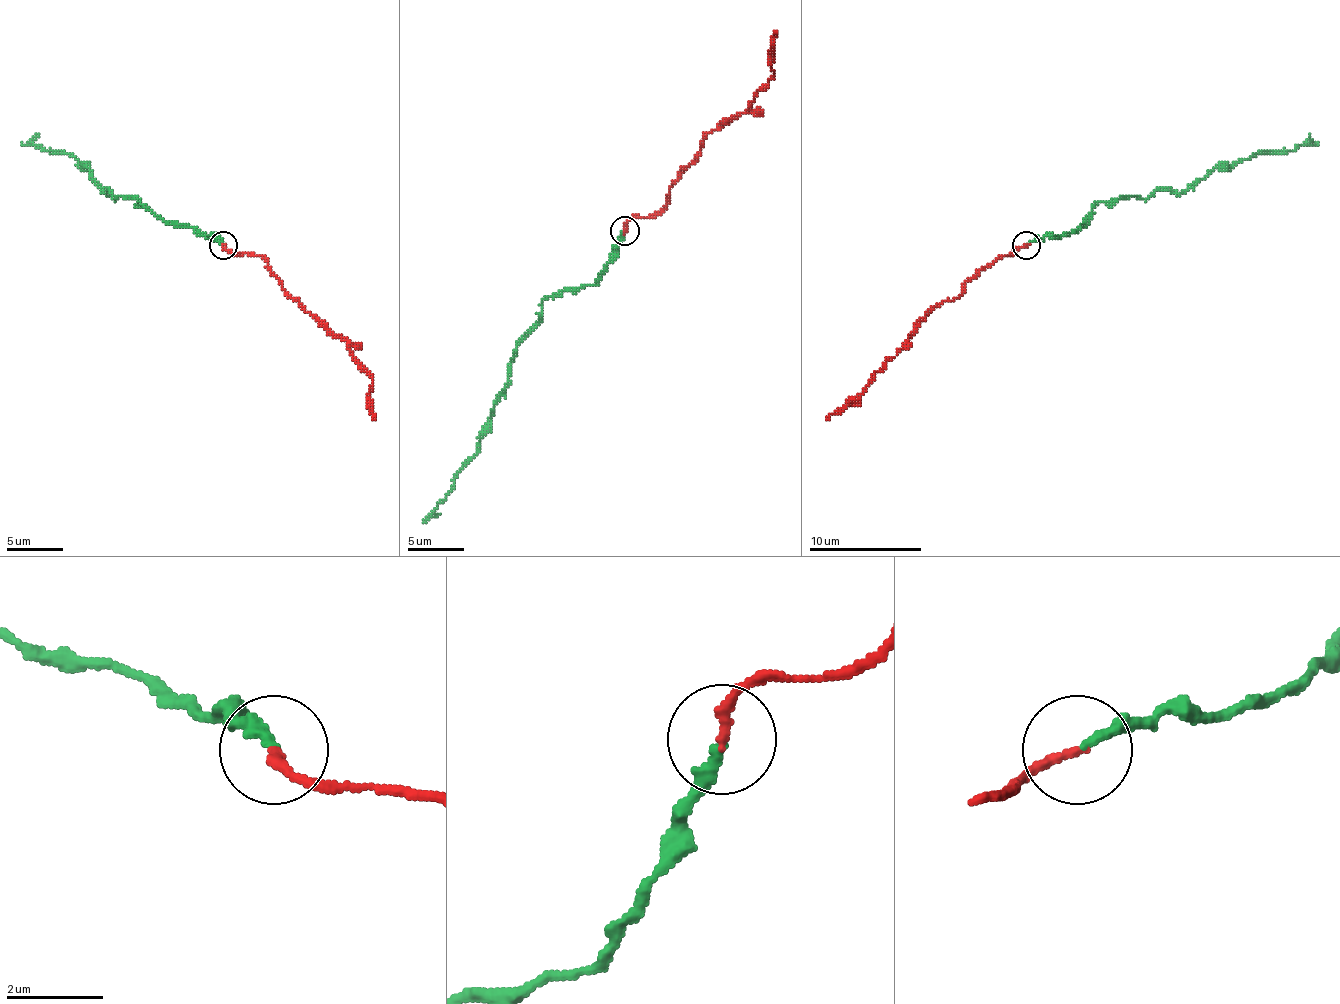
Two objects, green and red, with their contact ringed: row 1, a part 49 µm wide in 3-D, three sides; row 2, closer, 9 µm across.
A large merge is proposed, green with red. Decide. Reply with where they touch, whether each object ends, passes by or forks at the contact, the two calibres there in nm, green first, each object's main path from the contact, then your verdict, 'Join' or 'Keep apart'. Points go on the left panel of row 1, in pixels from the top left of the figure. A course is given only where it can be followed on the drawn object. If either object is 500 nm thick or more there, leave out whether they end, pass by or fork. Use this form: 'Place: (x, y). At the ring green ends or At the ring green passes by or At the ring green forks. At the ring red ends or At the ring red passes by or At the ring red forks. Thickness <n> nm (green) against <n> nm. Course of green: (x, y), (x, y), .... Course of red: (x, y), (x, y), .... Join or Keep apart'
Place: (223, 245). At the ring green ends. At the ring red ends. Thickness 240 nm (green) against 200 nm. Course of green: (222, 244), (214, 236), (197, 233), (191, 227), (166, 224), (140, 202), (115, 199), (75, 159), (22, 142). Course of red: (222, 244), (231, 252), (262, 255), (293, 301), (347, 343), (372, 383), (369, 414), (375, 419). Join

